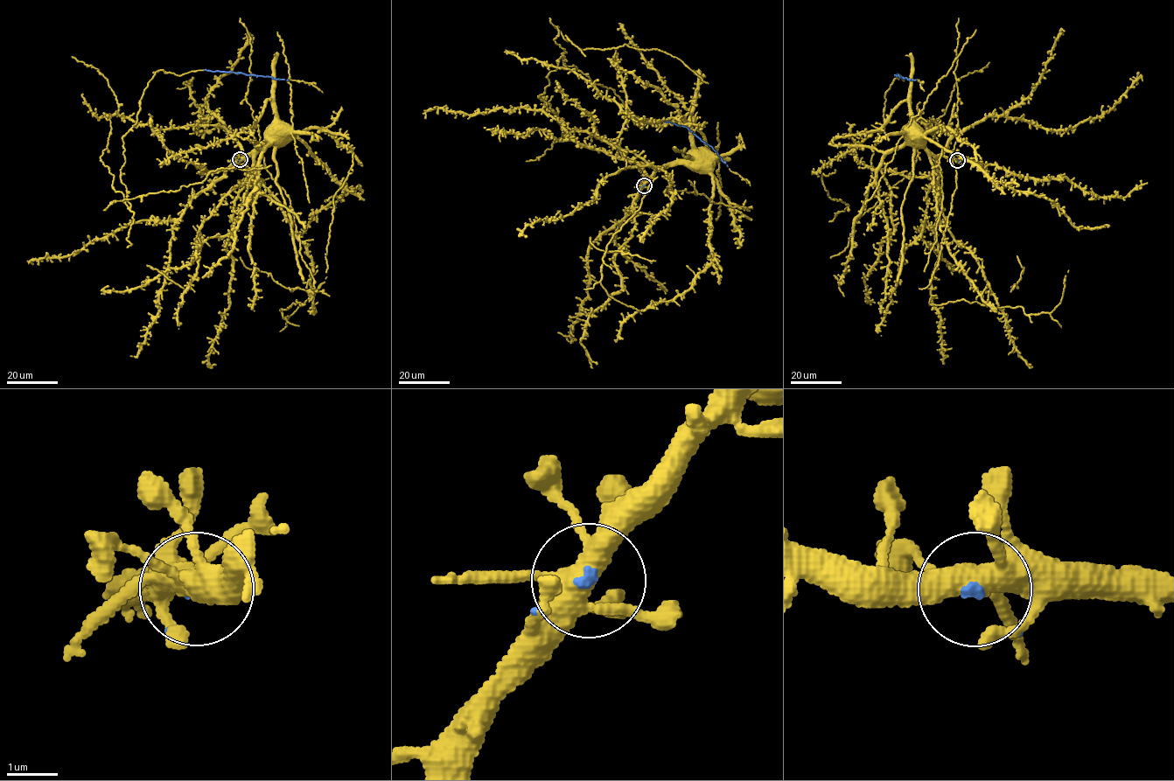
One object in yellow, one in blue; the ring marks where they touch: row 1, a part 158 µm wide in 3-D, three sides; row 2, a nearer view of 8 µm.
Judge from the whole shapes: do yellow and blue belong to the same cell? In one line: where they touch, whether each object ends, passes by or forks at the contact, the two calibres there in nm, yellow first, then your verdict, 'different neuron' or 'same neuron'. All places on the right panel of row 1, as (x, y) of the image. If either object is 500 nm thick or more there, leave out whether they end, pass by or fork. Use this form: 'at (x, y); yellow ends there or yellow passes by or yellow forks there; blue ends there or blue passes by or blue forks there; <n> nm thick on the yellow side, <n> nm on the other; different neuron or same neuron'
at (957, 160); yellow forks there; blue ends there; 400 nm thick on the yellow side, 80 nm on the other; same neuron

